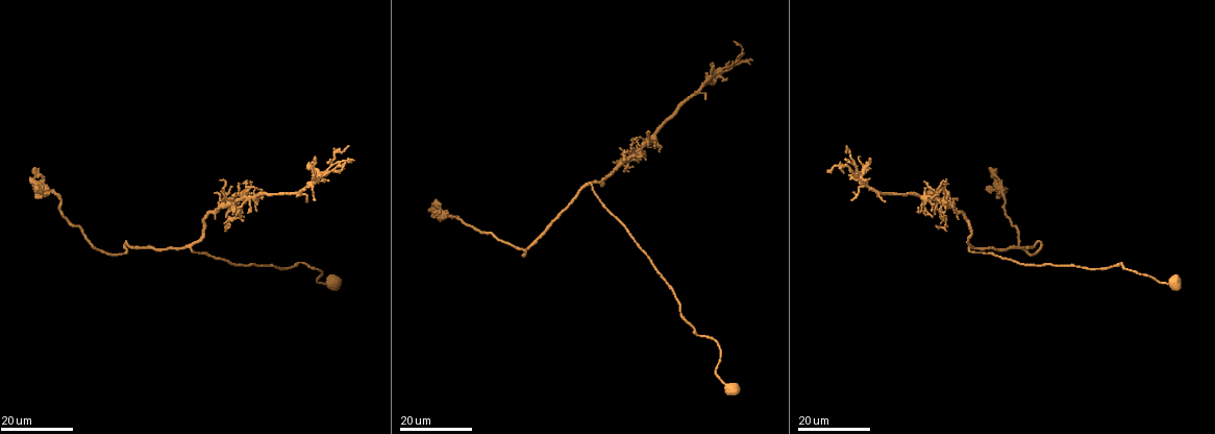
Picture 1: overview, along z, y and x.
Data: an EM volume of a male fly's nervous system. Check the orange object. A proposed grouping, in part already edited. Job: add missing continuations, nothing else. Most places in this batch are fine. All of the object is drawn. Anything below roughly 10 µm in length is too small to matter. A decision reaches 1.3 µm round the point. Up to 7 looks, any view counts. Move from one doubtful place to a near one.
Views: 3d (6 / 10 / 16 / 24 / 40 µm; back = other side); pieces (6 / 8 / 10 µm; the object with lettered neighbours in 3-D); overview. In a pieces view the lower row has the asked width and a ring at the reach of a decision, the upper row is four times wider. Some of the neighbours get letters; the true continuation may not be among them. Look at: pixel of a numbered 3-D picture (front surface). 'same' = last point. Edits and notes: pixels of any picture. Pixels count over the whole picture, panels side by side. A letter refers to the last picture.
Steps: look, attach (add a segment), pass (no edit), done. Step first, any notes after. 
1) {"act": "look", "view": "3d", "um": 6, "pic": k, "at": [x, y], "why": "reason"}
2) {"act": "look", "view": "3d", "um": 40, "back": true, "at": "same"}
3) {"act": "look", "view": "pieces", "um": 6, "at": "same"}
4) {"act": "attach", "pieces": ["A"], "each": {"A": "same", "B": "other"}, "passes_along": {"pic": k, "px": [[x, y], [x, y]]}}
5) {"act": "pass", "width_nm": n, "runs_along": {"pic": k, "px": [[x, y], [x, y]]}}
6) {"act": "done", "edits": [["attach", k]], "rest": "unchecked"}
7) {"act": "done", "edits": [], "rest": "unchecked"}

{"act": "look", "view": "3d", "um": 24, "pic": 1, "at": [34, 167], "why": "long arm stops here"}

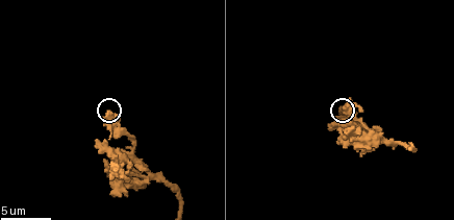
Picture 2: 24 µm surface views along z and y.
{"act": "look", "view": "pieces", "um": 6, "pic": 2, "at": [109, 113], "why": "what lies round it"}

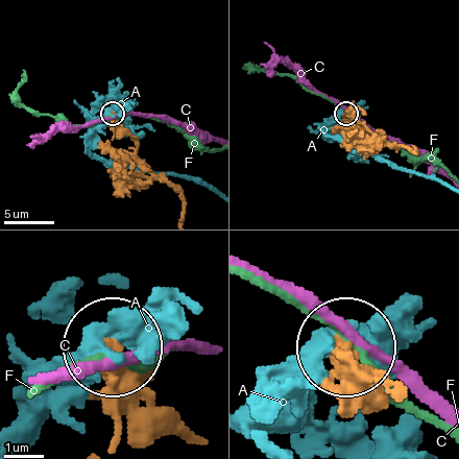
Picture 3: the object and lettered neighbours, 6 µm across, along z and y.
{"act": "pass", "each": {"A": "other", "C": "other", "F": "other"}, "runs_along": {"pic": 3, "px": [[182, 212], [180, 194], [138, 156], [135, 142], [114, 115]]}, "found": "none of them fits"}

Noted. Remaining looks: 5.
{"act": "look", "view": "3d", "um": 24, "pic": 1, "at": [337, 170], "why": "end of a long branch"}

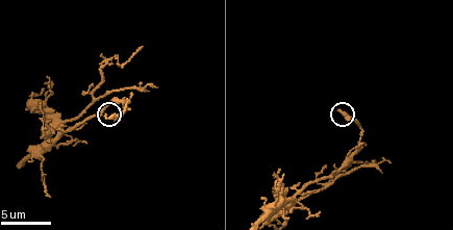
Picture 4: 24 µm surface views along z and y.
{"act": "look", "view": "pieces", "um": 8, "pic": 4, "at": [337, 109]}

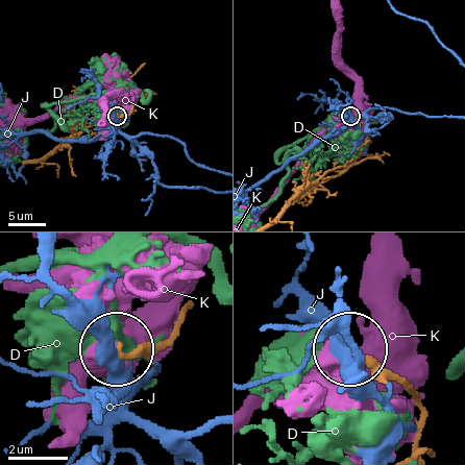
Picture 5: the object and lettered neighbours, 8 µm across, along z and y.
{"act": "pass", "width_nm": 220, "each": {"D": "other", "J": "other", "K": "other"}, "runs_along": {"pic": 5, "px": [[181, 313], [162, 341], [120, 350]]}, "found": "no lettered segment goes on from it"}

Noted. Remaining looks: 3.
{"act": "look", "view": "3d", "um": 24, "pic": 1, "at": [235, 196], "why": "tapers out"}

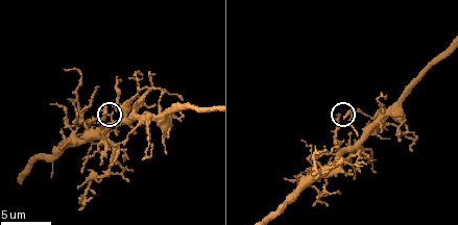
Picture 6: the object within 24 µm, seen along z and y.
{"act": "look", "view": "pieces", "um": 8, "pic": 6, "at": [337, 115]}

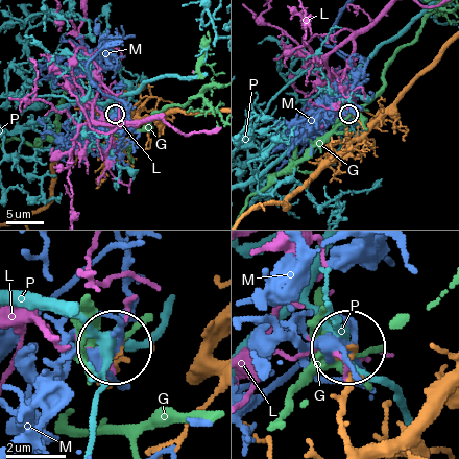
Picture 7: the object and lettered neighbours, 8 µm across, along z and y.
{"act": "pass", "width_nm": 180, "each": {"G": "other", "L": "other", "M": "other", "P": "other"}, "runs_along": {"pic": 7, "px": [[343, 439], [351, 352]]}, "found": "no lettered segment goes on from it"}

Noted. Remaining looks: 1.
{"act": "done", "edits": [], "rest": "unchecked"}

